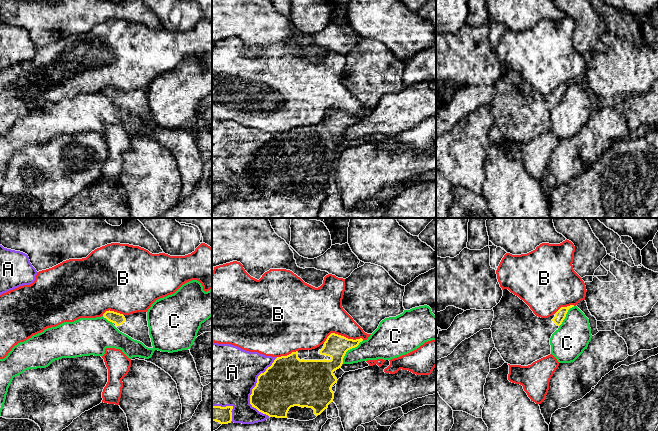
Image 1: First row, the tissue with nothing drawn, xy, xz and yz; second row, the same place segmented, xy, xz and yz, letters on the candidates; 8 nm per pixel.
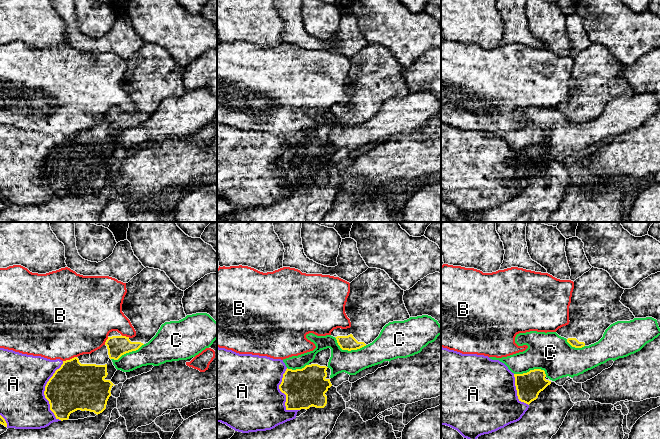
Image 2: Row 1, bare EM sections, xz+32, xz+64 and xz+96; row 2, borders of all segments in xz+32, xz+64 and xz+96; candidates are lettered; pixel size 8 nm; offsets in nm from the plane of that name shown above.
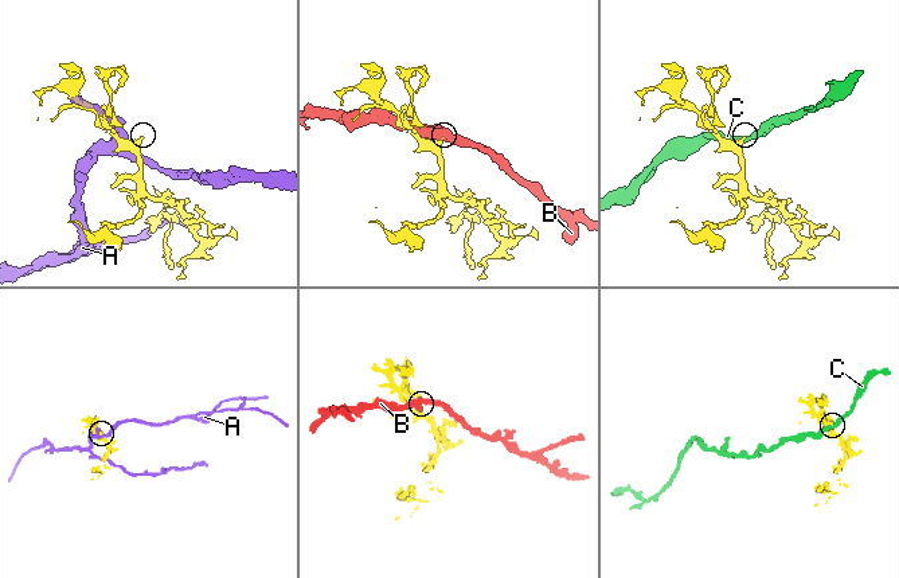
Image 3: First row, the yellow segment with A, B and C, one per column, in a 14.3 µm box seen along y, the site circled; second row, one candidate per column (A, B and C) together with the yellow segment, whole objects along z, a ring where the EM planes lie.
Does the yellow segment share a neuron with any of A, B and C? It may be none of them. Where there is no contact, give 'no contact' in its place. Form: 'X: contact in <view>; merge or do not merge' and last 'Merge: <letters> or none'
A: contact in xz; do not merge
B: contact in xz; do not merge
C: contact in xz; do not merge
Merge: none

